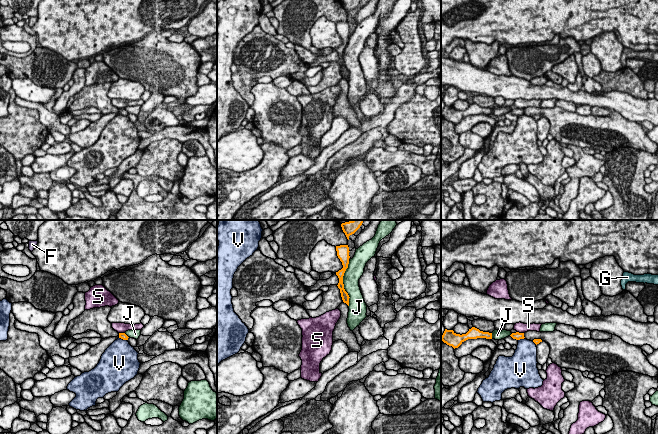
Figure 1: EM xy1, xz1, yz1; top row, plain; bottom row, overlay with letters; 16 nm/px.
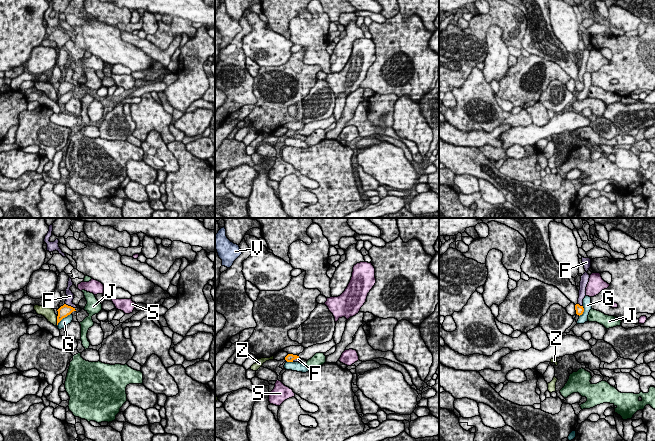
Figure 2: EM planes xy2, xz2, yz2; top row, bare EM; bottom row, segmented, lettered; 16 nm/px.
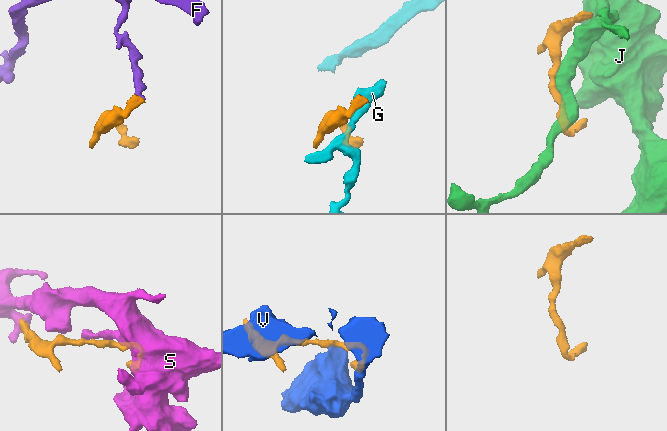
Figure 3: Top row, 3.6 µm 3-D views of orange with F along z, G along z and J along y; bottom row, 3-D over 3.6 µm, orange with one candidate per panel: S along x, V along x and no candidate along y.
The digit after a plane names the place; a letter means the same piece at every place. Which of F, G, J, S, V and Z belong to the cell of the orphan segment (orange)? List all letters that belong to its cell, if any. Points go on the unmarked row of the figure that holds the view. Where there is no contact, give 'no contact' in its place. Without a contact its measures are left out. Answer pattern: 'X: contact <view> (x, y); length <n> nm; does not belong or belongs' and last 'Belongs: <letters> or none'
F: contact xy2 (70, 82); length 180 nm; does not belong
G: contact xy2 (63, 93); length 300 nm; does not belong
J: contact xz1 (343, 60); length 750 nm; does not belong
S: contact yz1 (520, 109); length 120 nm; does not belong
V: contact yz1 (521, 114); length 120 nm; does not belong
Z: contact xy2 (57, 96); length 140 nm; does not belong
Belongs: none

